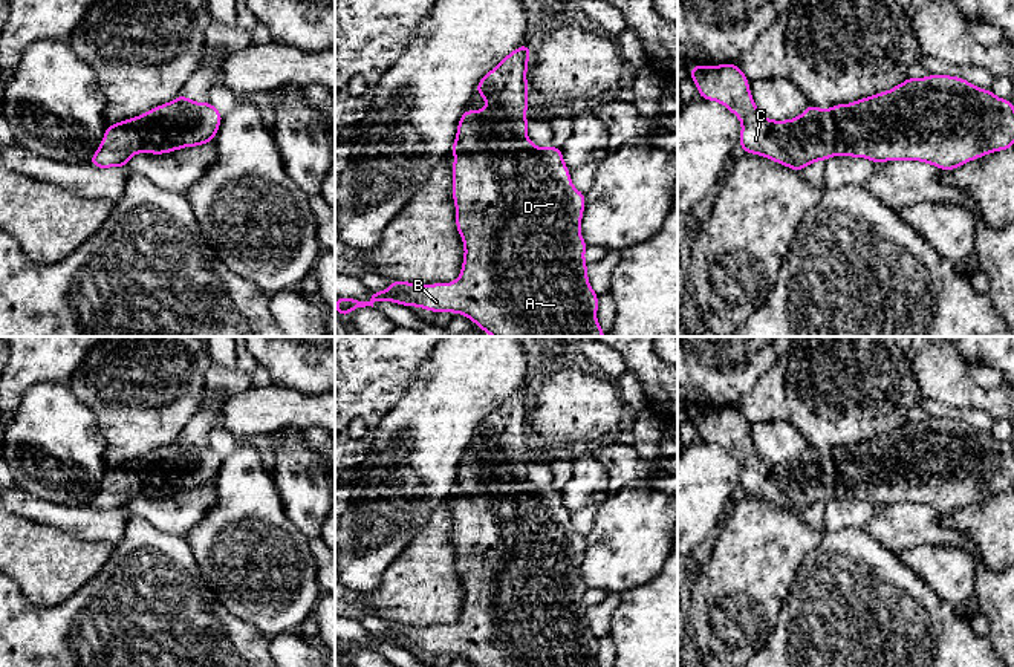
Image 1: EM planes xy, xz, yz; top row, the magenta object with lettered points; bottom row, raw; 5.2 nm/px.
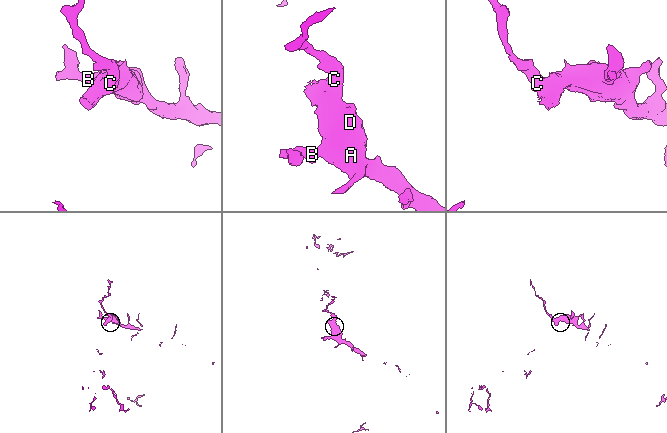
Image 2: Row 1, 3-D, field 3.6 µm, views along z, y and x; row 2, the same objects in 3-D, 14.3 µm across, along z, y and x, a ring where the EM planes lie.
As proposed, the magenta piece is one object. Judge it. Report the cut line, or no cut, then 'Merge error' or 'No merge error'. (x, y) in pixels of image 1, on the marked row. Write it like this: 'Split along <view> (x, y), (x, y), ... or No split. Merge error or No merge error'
No split. No merge error

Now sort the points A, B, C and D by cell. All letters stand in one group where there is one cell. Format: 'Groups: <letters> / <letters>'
Groups: A B C D

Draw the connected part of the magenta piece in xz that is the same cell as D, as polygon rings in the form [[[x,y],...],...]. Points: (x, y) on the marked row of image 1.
[[[526,43],[514,49],[492,70],[489,70],[474,89],[474,92],[483,96],[488,107],[485,110],[465,110],[457,124],[456,141],[451,147],[451,153],[456,156],[453,162],[453,200],[457,211],[456,228],[463,240],[465,248],[463,265],[459,278],[453,283],[434,283],[425,286],[392,280],[392,286],[388,289],[378,292],[370,291],[369,301],[336,295],[335,309],[341,317],[346,318],[356,307],[373,307],[375,301],[393,301],[407,307],[419,306],[431,312],[462,314],[476,323],[485,334],[492,337],[604,337],[606,332],[596,321],[598,294],[589,285],[587,263],[584,262],[584,251],[589,245],[583,240],[580,229],[586,196],[572,185],[570,171],[564,164],[561,148],[554,145],[537,148],[535,144],[526,136],[526,127],[529,124],[526,119],[526,109],[529,106],[529,89],[526,81],[529,54],[531,46]]]

